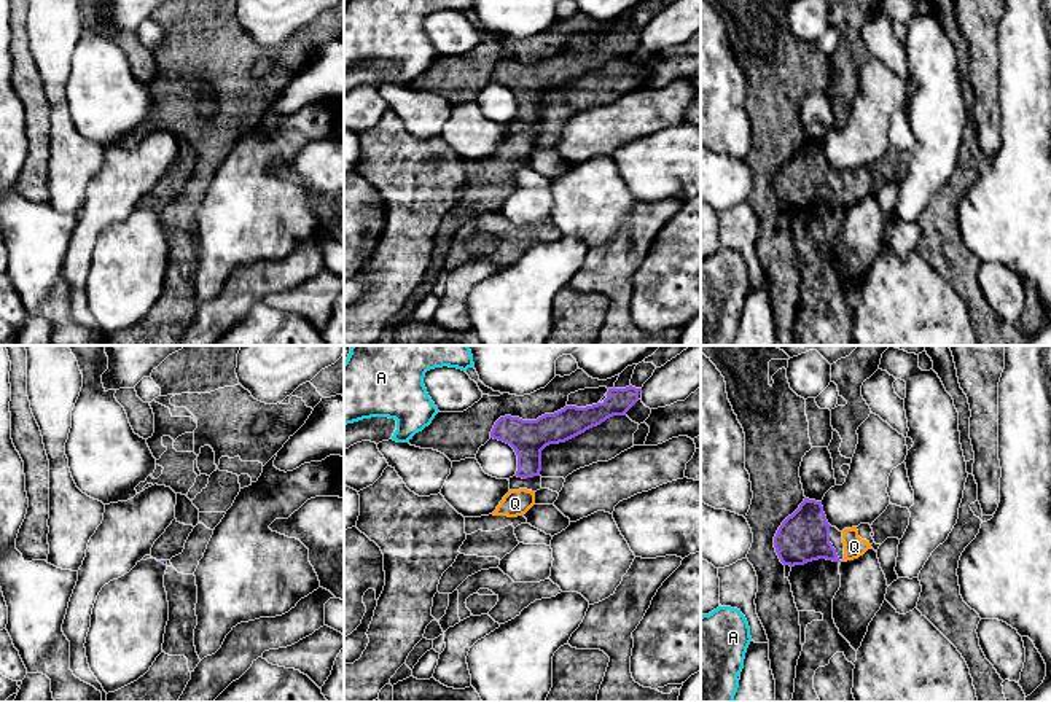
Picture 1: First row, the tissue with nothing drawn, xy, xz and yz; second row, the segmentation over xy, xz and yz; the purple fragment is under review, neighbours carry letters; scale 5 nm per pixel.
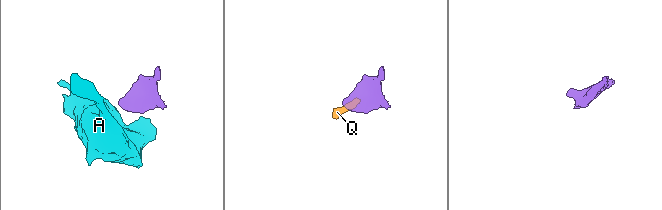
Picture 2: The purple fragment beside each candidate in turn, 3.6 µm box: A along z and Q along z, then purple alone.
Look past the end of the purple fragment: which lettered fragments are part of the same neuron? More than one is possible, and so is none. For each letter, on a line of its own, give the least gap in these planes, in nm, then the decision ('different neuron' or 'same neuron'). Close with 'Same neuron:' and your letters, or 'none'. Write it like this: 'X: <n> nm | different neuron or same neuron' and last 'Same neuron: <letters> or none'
A: 280 nm | different neuron
Q: 20 nm | same neuron
Same neuron: Q

